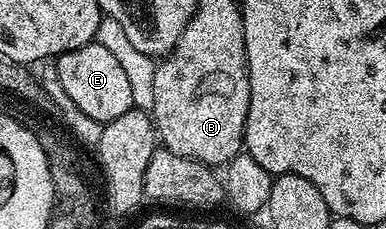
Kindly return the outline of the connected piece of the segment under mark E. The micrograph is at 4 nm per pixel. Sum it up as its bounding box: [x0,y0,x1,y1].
[53,41,135,124]

